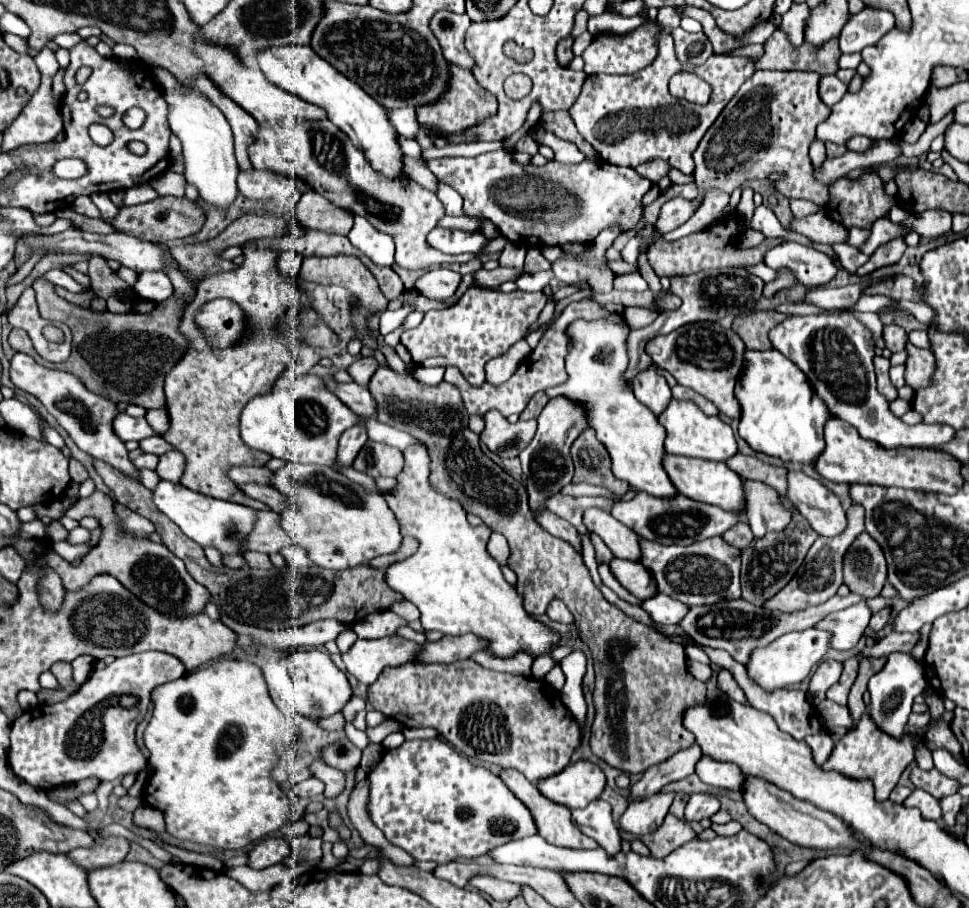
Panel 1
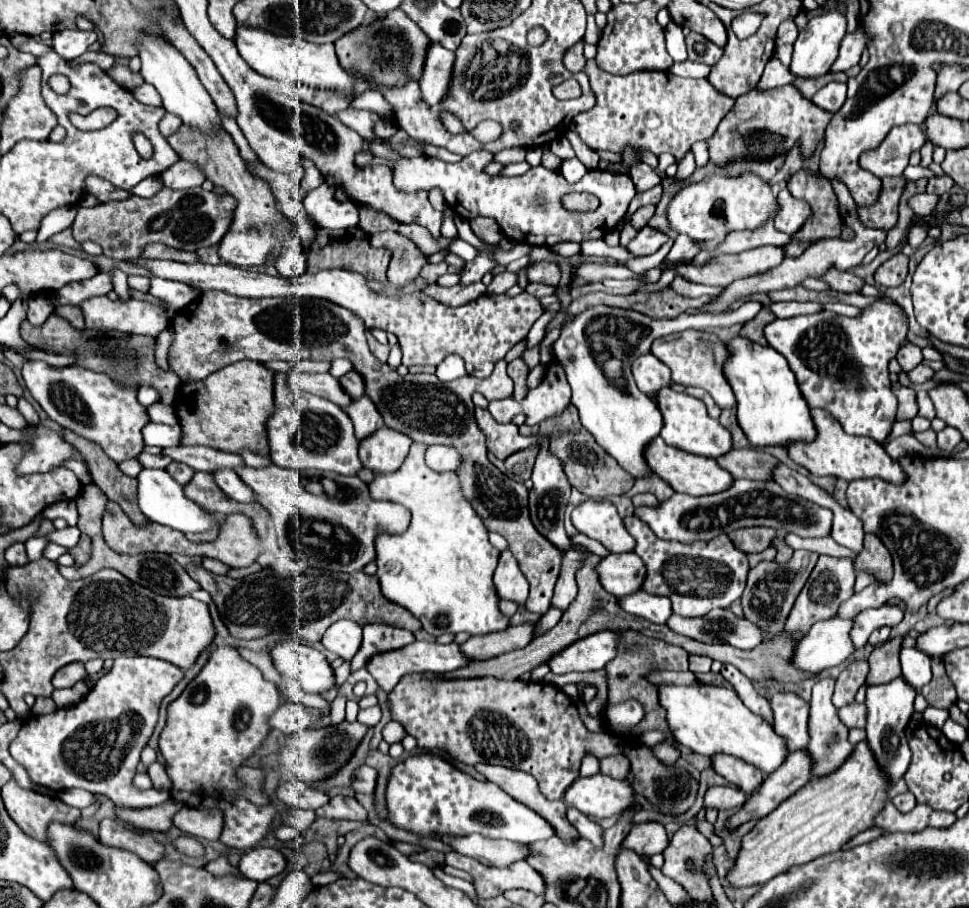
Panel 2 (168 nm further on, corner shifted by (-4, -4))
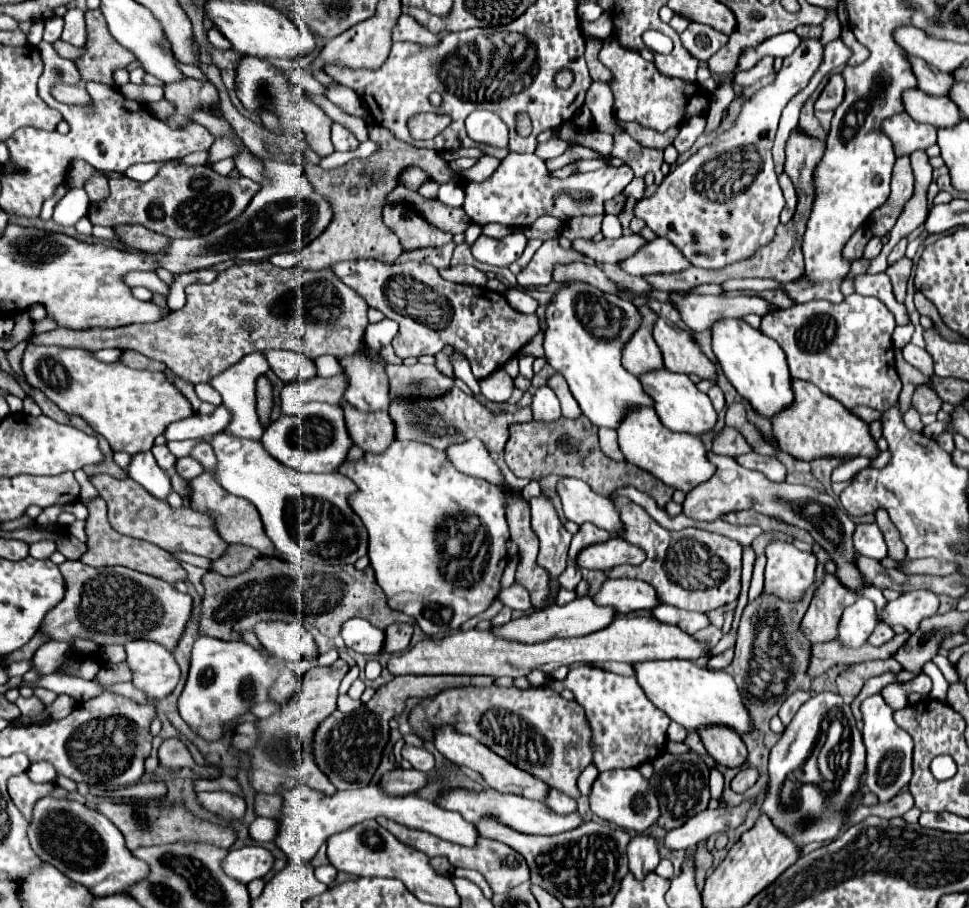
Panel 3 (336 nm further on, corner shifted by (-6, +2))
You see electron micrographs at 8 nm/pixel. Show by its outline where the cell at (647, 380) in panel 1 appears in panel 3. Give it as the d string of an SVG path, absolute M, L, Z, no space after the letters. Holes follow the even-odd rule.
M638 306L642 322L640 330L632 334L628 346L624 346L622 364L636 376L644 374L646 370L660 370L662 368L662 354L652 338L652 326L656 322L656 314L648 306Z

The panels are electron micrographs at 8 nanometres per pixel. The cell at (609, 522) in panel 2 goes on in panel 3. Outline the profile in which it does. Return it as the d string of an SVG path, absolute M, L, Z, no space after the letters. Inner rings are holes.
M562 478L556 484L556 490L568 520L576 524L592 522L598 528L608 530L612 536L616 536L622 530L622 520L614 502L608 500L606 496L596 494L582 480Z

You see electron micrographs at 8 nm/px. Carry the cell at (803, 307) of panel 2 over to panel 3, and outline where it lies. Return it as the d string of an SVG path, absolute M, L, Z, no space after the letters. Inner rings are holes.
M670 294L672 306L680 312L682 322L692 334L710 328L724 316L764 316L772 304L756 296L702 296L702 294Z

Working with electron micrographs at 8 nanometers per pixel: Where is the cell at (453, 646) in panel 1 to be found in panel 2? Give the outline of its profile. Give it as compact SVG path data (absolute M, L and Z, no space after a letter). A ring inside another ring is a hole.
M520 624L520 626L508 626L504 632L472 636L464 644L460 644L462 654L470 656L472 660L484 660L524 648L532 640L532 630L534 624Z

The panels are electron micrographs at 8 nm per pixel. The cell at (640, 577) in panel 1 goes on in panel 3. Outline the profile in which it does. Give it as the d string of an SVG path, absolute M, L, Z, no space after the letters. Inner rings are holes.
M612 536L608 542L598 542L592 546L586 546L580 550L576 564L580 568L590 568L590 570L606 570L612 566L620 564L640 564L644 562L646 554L642 548L628 544L626 540Z

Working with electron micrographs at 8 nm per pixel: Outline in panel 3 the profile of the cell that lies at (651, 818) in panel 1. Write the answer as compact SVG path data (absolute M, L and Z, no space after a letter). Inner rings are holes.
M646 834L634 836L628 844L628 860L630 860L630 872L636 876L636 880L646 878L646 874L654 872L660 862L658 842Z

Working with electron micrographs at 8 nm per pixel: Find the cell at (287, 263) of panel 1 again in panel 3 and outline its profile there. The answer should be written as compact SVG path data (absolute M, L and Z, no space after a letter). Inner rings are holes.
M282 252L282 254L274 254L270 262L278 268L294 268L300 262L300 256L298 252Z

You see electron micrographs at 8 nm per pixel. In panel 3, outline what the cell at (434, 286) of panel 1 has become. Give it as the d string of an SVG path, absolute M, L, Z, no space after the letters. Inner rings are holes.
M512 232L502 240L494 240L488 236L480 236L472 244L472 254L476 260L494 264L494 266L510 266L518 260L526 248L526 236L522 232Z

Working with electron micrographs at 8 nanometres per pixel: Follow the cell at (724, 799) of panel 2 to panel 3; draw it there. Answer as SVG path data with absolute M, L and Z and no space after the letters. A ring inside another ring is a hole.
M750 768L748 770L740 770L734 780L732 780L732 790L738 792L738 794L744 794L750 786L754 786L758 780L758 770L756 768Z

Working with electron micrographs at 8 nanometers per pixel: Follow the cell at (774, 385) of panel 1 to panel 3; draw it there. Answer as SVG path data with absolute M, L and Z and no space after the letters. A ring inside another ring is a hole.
M722 318L720 322L712 324L712 350L718 358L726 378L744 396L758 414L772 418L776 412L788 408L792 404L792 388L790 388L790 372L786 364L786 354L782 348L762 334L760 330L752 328L740 318Z

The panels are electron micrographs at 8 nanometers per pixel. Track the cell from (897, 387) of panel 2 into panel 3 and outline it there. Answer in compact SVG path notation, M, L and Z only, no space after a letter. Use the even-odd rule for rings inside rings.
M920 386L920 388L914 392L912 404L914 404L914 408L916 408L920 414L938 414L940 408L942 408L942 400L940 400L940 398L934 394L934 390L928 388L928 386Z

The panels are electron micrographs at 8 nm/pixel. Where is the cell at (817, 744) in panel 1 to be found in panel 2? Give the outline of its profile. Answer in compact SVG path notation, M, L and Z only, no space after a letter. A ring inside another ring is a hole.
M802 748L800 752L792 752L776 772L766 776L762 786L744 802L744 808L728 820L728 828L732 830L752 818L758 820L768 816L780 806L780 802L808 784L808 780L812 778L812 768L814 762L806 748Z

